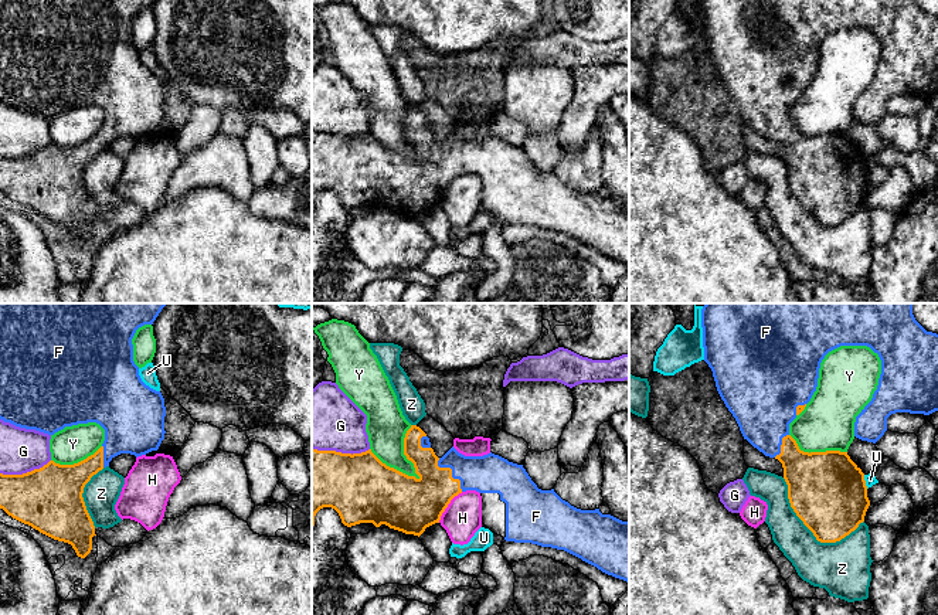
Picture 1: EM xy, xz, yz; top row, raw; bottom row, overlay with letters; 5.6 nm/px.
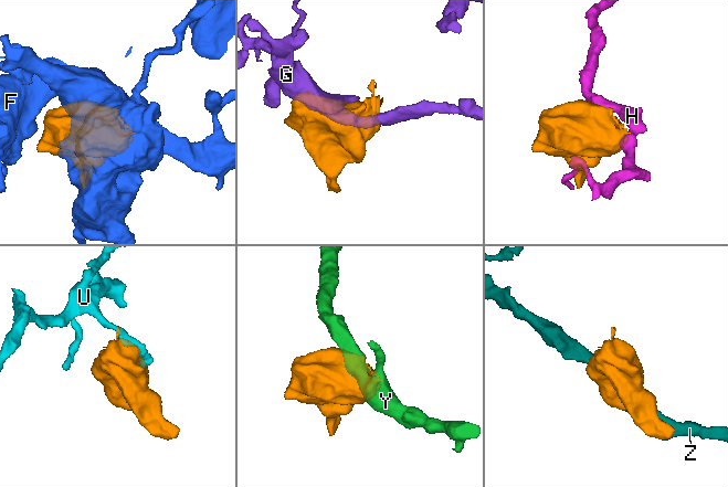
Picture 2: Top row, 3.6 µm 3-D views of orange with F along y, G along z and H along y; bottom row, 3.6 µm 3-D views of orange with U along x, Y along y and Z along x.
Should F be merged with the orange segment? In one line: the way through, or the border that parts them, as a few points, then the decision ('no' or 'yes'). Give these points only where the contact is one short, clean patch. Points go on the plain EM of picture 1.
yes

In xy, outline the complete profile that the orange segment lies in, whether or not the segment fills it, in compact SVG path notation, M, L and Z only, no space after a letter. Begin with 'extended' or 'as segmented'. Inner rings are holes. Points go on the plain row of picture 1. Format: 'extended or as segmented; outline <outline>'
extended; outline M0 0L0 102L10 105L16 109L26 112L35 112L48 118L78 106L96 105L105 112L105 123L102 129L86 142L74 147L60 147L50 143L40 152L23 157L3 157L0 156L0 191L3 191L13 201L31 208L40 215L72 228L77 238L85 241L92 232L92 220L95 217L94 204L86 193L82 176L85 167L103 150L109 149L109 145L120 137L130 136L137 139L146 137L152 133L157 133L162 123L164 122L164 99L166 89L164 81L160 74L156 74L146 68L140 58L139 50L133 44L133 27L132 21L136 13L145 7L153 7L156 0Z

